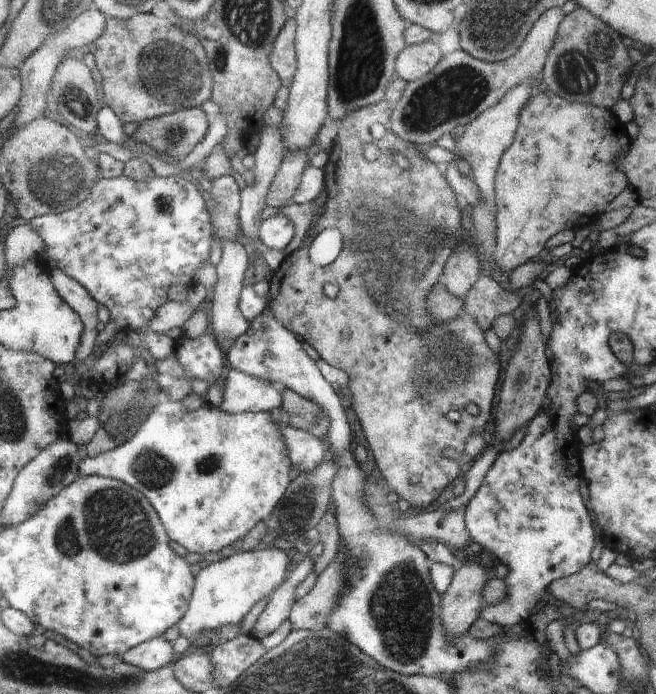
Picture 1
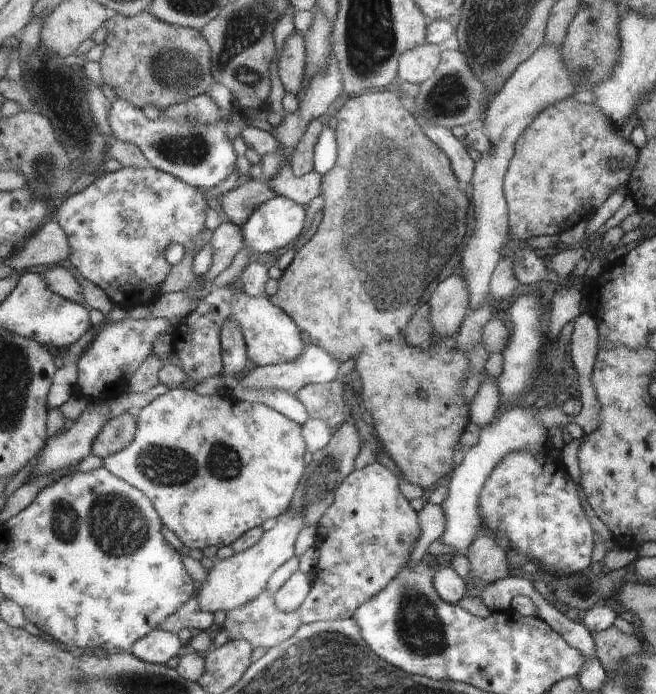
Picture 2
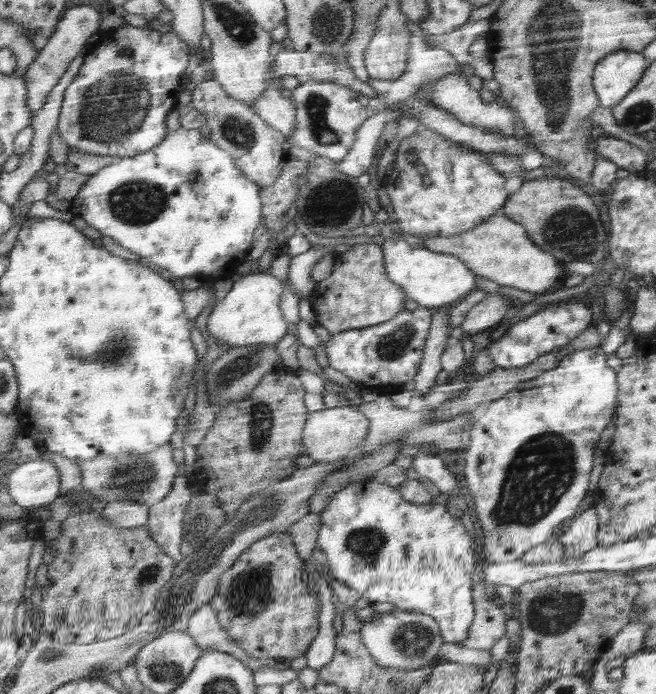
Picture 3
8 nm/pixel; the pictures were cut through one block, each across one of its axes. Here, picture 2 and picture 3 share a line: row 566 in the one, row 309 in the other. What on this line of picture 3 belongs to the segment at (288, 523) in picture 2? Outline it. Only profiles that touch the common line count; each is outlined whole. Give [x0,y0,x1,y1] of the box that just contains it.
[207,269,286,348]

